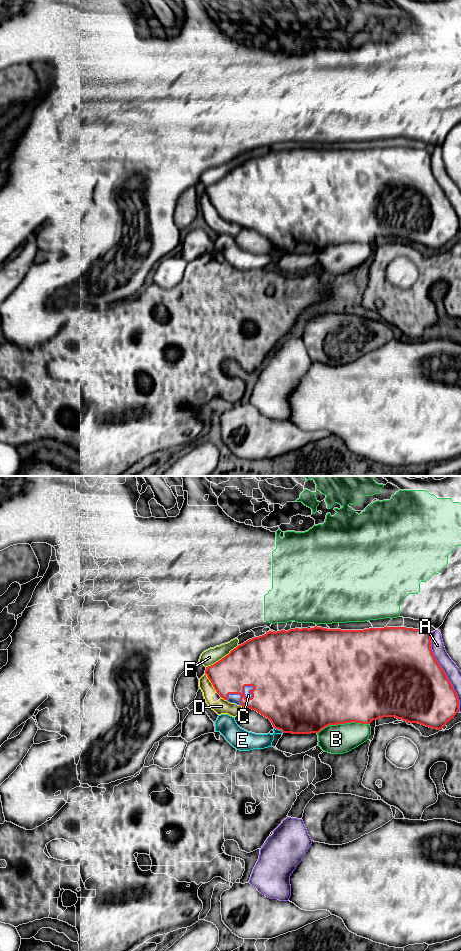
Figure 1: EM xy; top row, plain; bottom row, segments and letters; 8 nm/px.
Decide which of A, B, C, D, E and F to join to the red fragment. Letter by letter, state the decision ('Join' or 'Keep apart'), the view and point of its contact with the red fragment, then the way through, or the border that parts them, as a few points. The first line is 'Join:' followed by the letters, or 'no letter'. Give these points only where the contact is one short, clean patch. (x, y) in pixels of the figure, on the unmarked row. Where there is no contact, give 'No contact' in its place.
Join: C
A: Keep apart. Touches red at xy (443, 191)
B: Keep apart. Touches red at xy (342, 243)
C: Join. Touches red at xy (243, 210)
D: Keep apart. Touches red at xy (210, 201)
E: Keep apart. Touches red at xy (279, 249)
F: Keep apart. Touches red at xy (223, 177). Boundary: xy (238, 165), (206, 187)

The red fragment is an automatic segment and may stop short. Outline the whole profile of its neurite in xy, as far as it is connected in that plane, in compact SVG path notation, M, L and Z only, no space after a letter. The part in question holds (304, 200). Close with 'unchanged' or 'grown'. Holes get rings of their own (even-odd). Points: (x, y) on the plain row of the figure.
M406 147L364 150L295 148L269 151L247 160L215 184L205 194L221 218L257 231L283 253L319 253L329 245L370 244L383 237L395 237L440 250L459 231L459 219L431 169L431 152Z; grown

